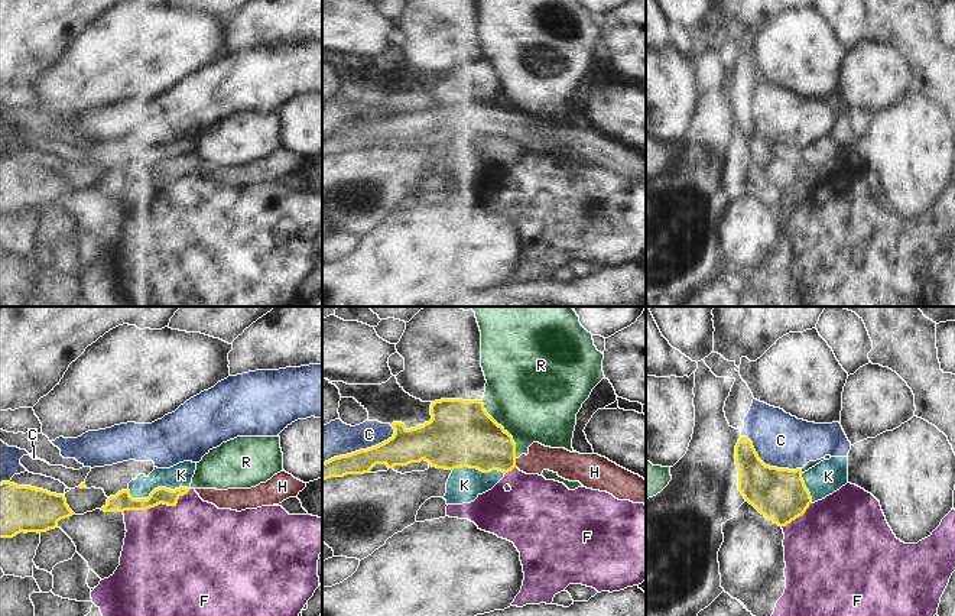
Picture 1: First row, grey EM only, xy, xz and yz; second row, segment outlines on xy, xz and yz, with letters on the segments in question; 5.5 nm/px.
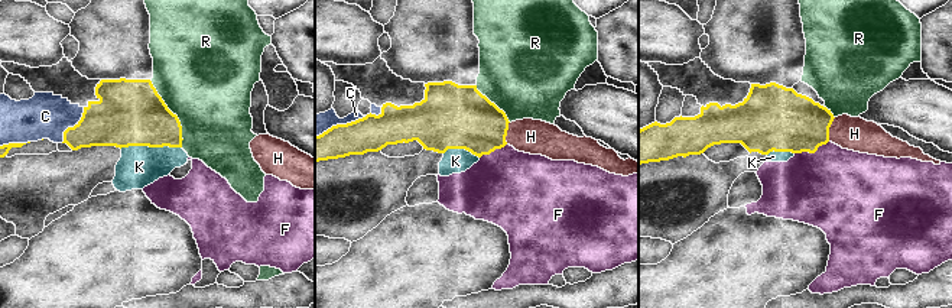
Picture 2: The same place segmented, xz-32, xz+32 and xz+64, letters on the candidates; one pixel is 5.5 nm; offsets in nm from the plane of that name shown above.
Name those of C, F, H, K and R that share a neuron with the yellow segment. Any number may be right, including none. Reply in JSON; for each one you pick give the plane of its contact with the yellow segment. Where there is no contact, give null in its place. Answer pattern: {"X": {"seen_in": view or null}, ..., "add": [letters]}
{"H": {"seen_in": "xz"}, "add": ["H"]}

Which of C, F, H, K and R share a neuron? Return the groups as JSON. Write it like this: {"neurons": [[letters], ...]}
{"neurons": [["C"], ["F"], ["H"], ["K"], ["R"]]}

